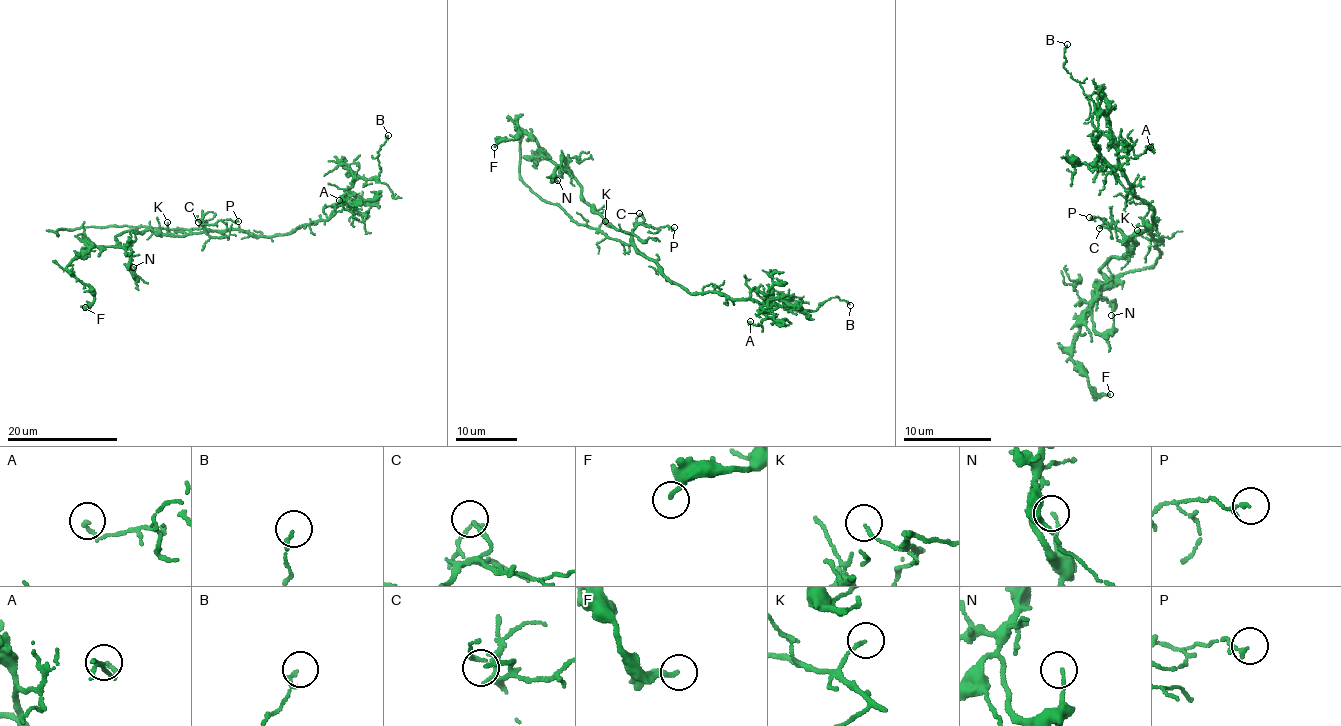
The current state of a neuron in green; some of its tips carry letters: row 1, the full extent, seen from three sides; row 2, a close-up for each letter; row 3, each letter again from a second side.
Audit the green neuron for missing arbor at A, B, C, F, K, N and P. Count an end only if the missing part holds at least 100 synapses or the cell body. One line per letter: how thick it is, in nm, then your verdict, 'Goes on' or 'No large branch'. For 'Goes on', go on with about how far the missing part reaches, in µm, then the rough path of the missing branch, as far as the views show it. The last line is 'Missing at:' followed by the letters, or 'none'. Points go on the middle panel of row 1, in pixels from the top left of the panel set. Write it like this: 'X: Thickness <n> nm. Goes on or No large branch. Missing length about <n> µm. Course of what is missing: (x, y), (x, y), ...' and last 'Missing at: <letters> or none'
A: Thickness 140 nm. No large branch
B: Thickness 140 nm. No large branch
C: Thickness 160 nm. No large branch
F: Thickness 200 nm. No large branch
K: Thickness 120 nm. No large branch
N: Thickness 120 nm. No large branch
P: Thickness 170 nm. No large branch
Missing at: none

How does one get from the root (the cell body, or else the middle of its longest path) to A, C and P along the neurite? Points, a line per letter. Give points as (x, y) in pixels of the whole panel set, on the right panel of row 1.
A: (1141, 231), (1154, 210), (1132, 196), (1117, 162), (1150, 147)
C: (1141, 231), (1125, 235), (1105, 224), (1099, 228)
P: (1141, 231), (1125, 235), (1105, 226), (1105, 218), (1089, 217)

